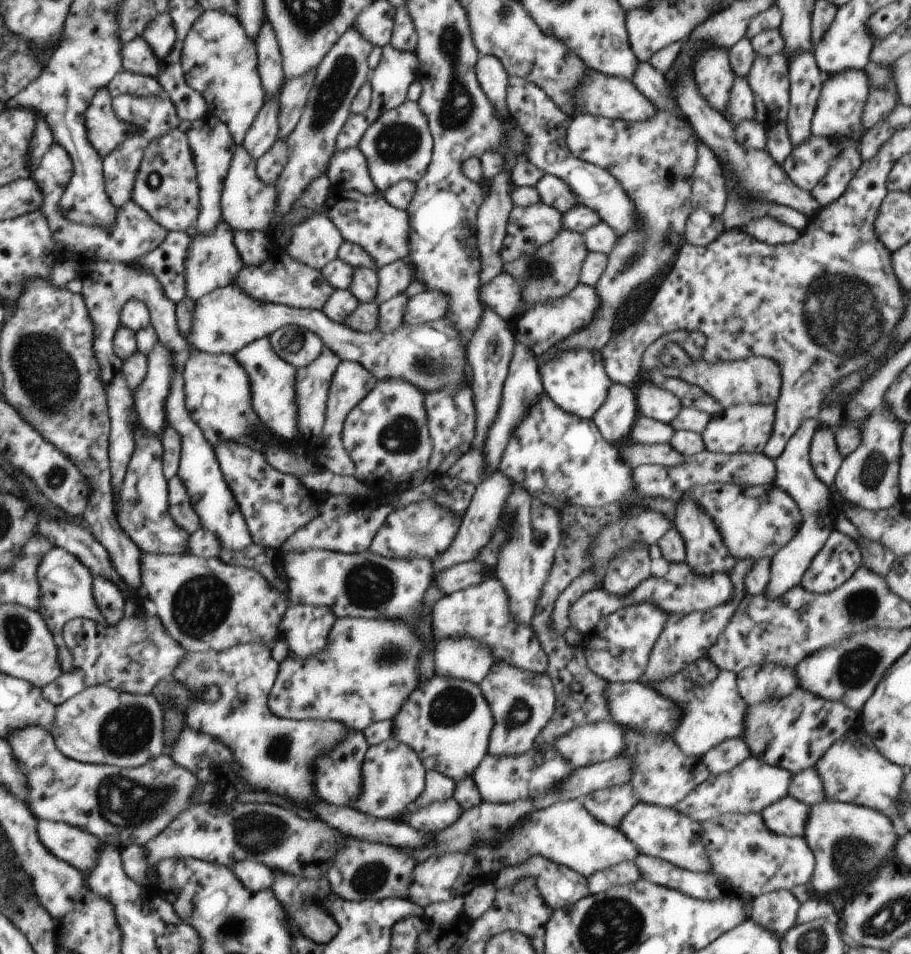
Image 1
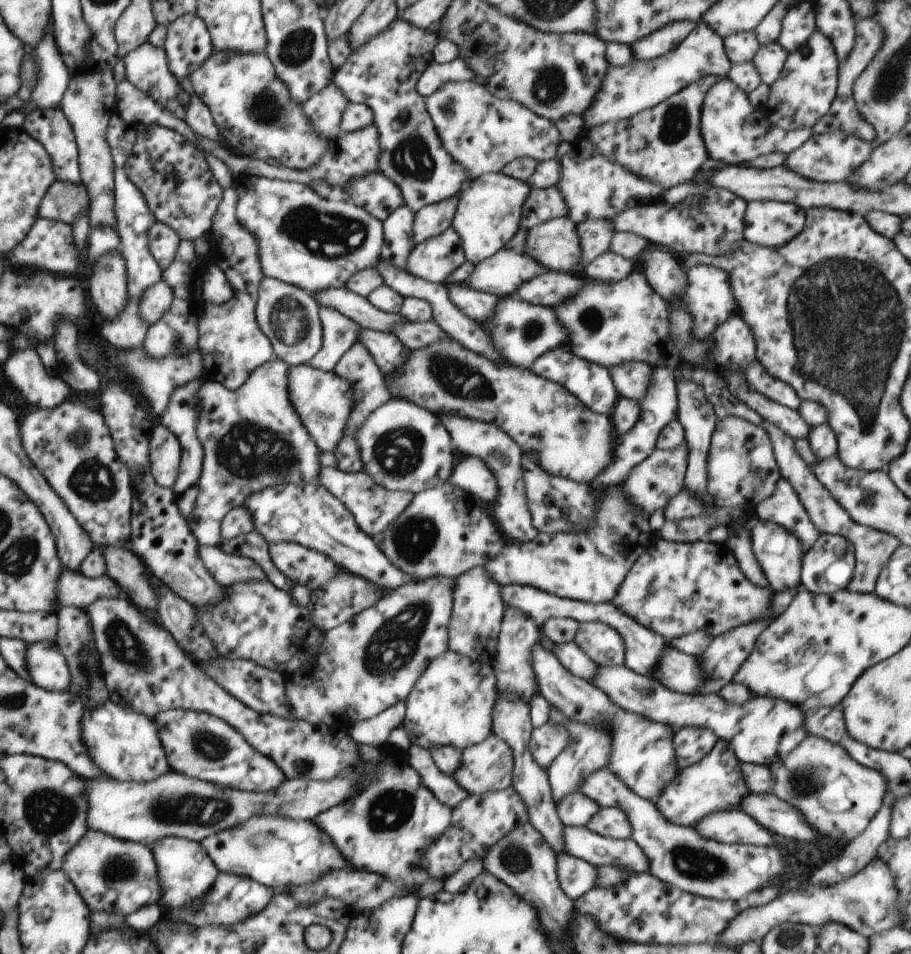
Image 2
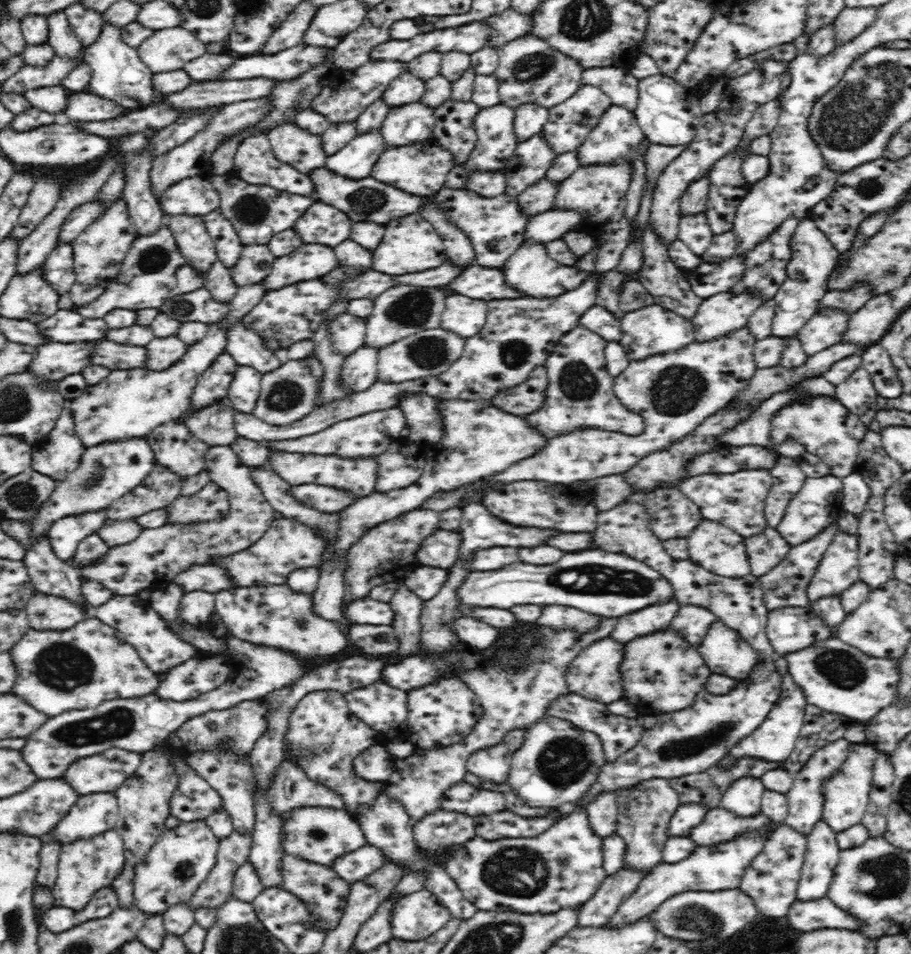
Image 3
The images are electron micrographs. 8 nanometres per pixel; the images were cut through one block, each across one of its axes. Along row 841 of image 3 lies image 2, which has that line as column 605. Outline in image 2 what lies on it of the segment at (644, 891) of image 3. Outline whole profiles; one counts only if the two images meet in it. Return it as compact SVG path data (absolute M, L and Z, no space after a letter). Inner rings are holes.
M550 705L548 724L562 724L570 732L570 744L568 748L562 750L560 756L554 758L554 762L547 768L549 783L551 786L553 802L560 802L566 794L578 793L582 788L584 780L600 770L602 766L607 766L612 752L612 728L610 726L590 726L582 722L574 722L566 718L560 710Z

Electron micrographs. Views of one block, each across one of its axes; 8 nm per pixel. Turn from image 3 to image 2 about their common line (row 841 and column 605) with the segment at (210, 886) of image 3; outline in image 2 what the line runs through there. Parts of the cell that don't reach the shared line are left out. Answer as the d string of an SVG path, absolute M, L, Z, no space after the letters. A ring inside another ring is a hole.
M586 219L577 224L582 260L579 273L584 273L586 266L600 254L608 251L616 230L612 228L611 220Z

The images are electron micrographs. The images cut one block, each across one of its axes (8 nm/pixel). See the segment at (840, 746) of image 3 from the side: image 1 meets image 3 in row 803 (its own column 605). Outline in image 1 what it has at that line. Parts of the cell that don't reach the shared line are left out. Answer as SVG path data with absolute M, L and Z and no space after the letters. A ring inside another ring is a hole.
M630 783L603 788L582 798L584 808L596 820L612 828L619 828L624 814L628 814L632 806L639 803L640 800L634 794L634 788Z

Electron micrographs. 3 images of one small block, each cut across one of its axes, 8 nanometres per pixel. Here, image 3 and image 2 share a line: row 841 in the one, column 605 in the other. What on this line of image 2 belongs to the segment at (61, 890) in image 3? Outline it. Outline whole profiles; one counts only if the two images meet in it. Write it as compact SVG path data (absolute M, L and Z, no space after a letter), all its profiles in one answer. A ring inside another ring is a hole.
M700 21L676 48L654 60L634 59L624 66L609 64L594 102L582 114L585 132L607 122L632 118L634 114L652 108L664 102L666 98L678 94L688 84L699 82L700 78L726 77L731 66L732 63L724 50L724 39L720 38L712 28L708 28L708 24Z

